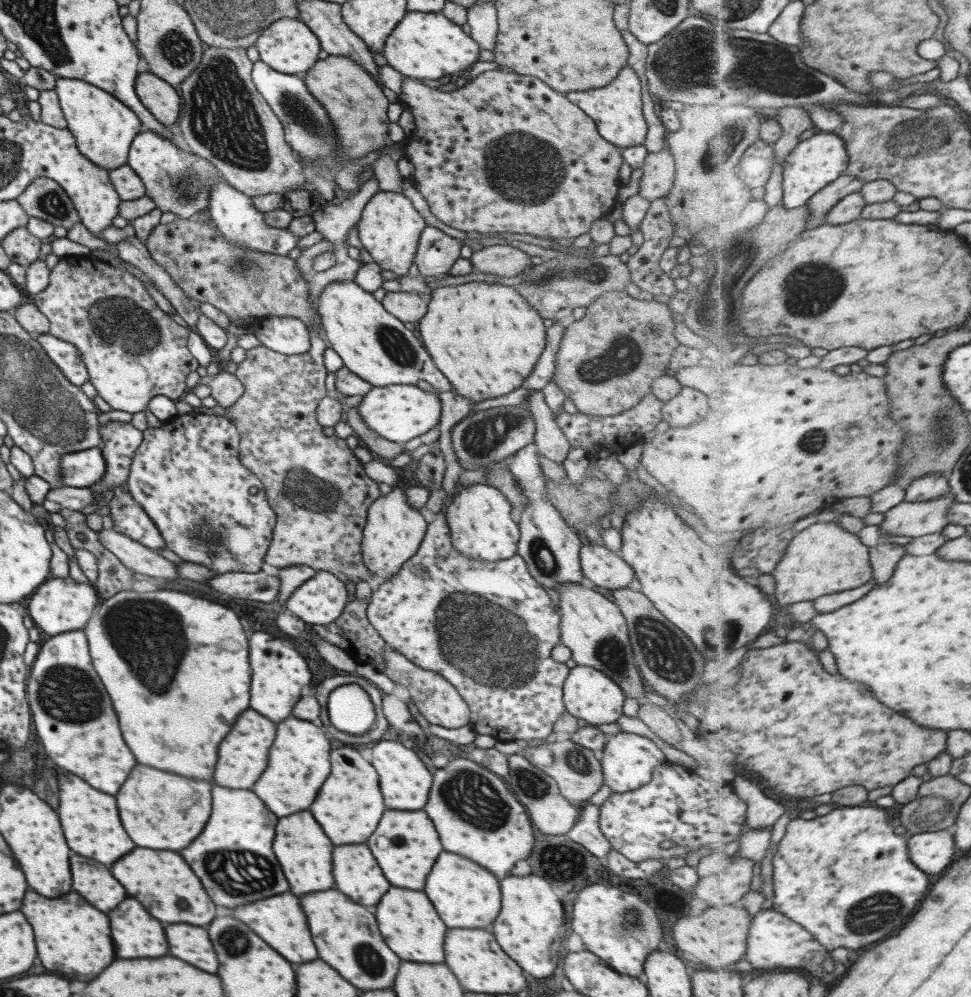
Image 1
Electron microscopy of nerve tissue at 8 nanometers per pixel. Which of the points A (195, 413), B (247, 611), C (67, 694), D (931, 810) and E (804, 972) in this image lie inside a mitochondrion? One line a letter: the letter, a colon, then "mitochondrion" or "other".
A: other
B: other
C: mitochondrion
D: mitochondrion
E: other

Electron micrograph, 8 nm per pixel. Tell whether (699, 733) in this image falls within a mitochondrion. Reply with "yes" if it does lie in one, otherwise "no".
no

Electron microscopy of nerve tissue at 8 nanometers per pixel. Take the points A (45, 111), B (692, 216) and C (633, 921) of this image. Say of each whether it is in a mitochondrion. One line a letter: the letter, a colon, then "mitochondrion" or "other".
A: other
B: other
C: mitochondrion

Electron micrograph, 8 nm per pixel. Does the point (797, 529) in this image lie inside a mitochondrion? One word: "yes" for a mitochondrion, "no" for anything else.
no

